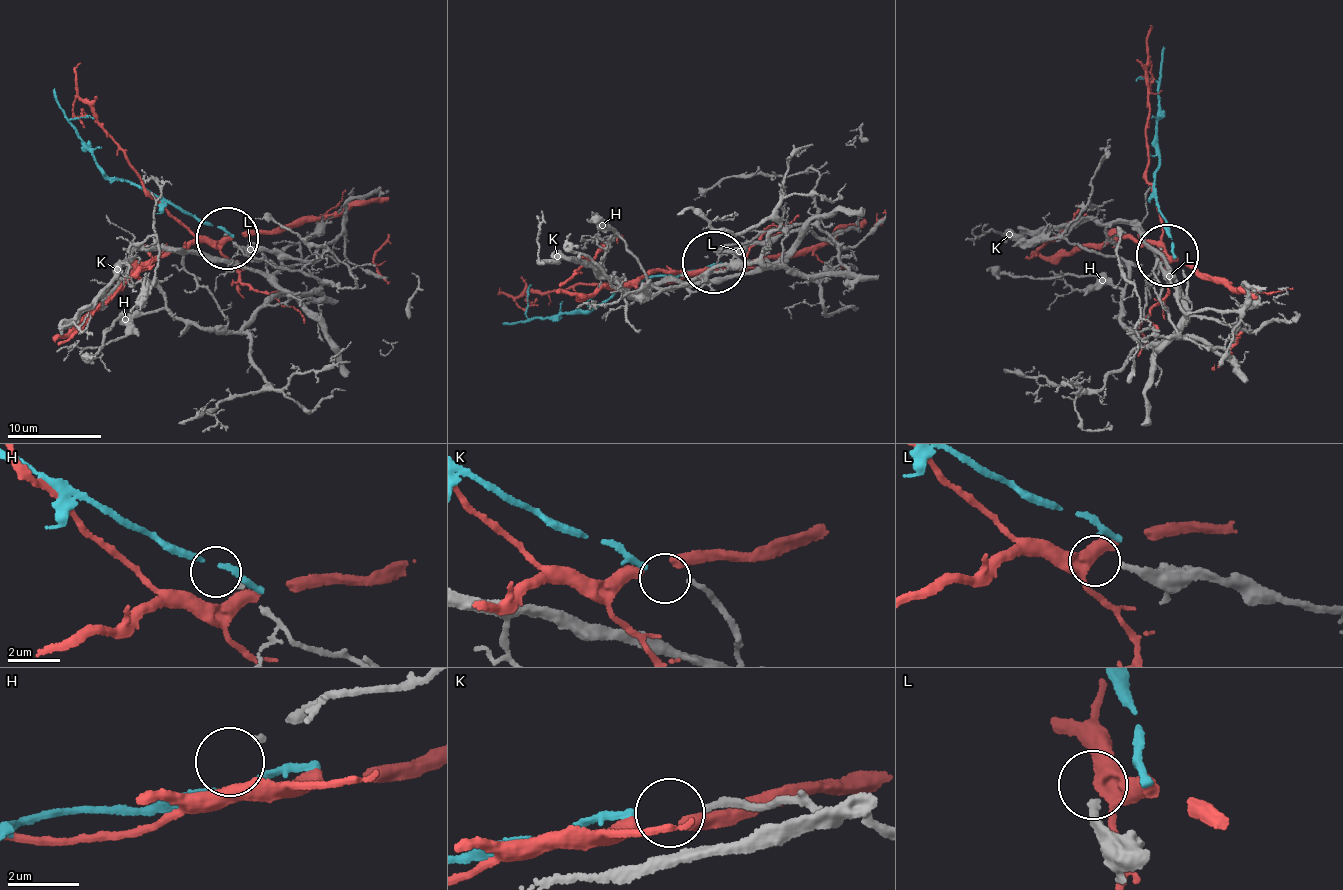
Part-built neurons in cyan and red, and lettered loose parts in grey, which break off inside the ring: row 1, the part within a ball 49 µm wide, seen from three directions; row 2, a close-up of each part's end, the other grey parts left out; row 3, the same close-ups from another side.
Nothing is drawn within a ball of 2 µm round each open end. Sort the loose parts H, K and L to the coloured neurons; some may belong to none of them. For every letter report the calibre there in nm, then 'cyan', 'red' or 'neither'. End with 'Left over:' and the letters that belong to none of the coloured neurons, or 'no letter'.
H: calibre 100 nm; neither
K: calibre 180 nm; cyan
L: calibre 240 nm; neither
Left over: H, L

